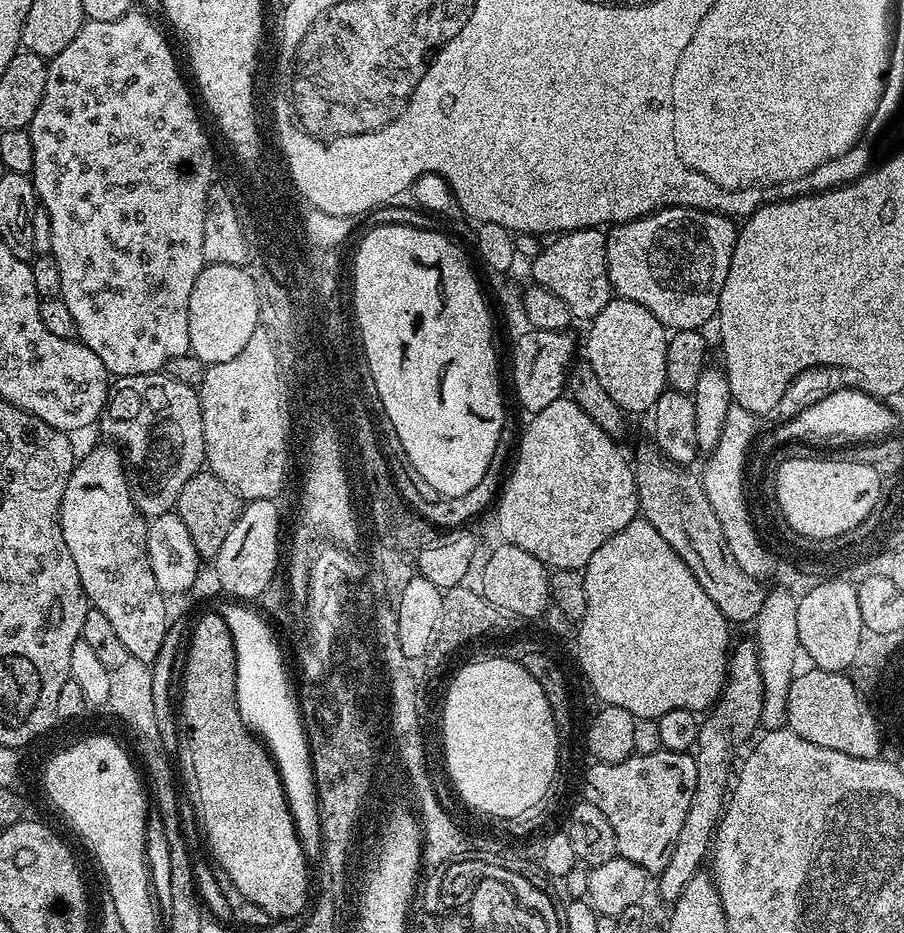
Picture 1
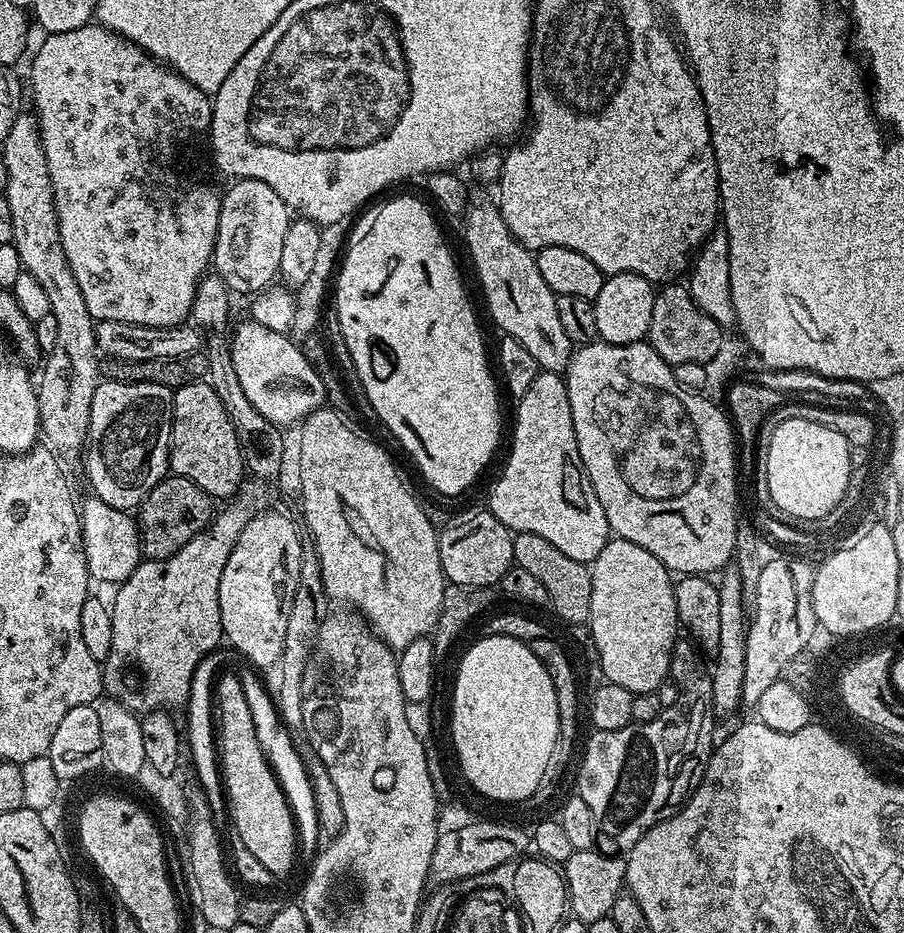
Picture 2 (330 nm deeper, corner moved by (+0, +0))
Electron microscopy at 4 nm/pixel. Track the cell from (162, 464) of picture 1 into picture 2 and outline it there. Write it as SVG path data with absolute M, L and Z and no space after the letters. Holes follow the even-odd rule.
M104 380L94 393L90 407L90 422L84 464L88 467L91 491L106 506L125 510L139 509L150 490L169 475L168 447L172 441L173 389L157 384L124 384L121 380Z

